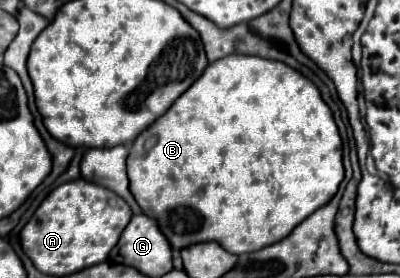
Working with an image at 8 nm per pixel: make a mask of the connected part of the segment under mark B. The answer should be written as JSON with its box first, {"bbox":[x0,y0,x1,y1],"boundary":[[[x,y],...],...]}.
{"bbox":[127,55,343,255],"boundary":[[[229,55],[225,59],[209,63],[203,75],[171,105],[171,109],[133,141],[133,147],[127,157],[127,175],[131,183],[131,193],[135,201],[139,203],[141,211],[157,221],[161,233],[167,237],[167,241],[171,243],[175,251],[187,249],[195,243],[215,241],[233,255],[245,255],[285,239],[303,219],[307,219],[313,211],[329,203],[329,199],[337,193],[339,183],[343,181],[341,137],[333,121],[331,109],[325,105],[317,87],[307,77],[299,75],[297,71],[289,69],[287,65],[279,61],[267,61],[261,57],[245,57],[245,55]]]}

